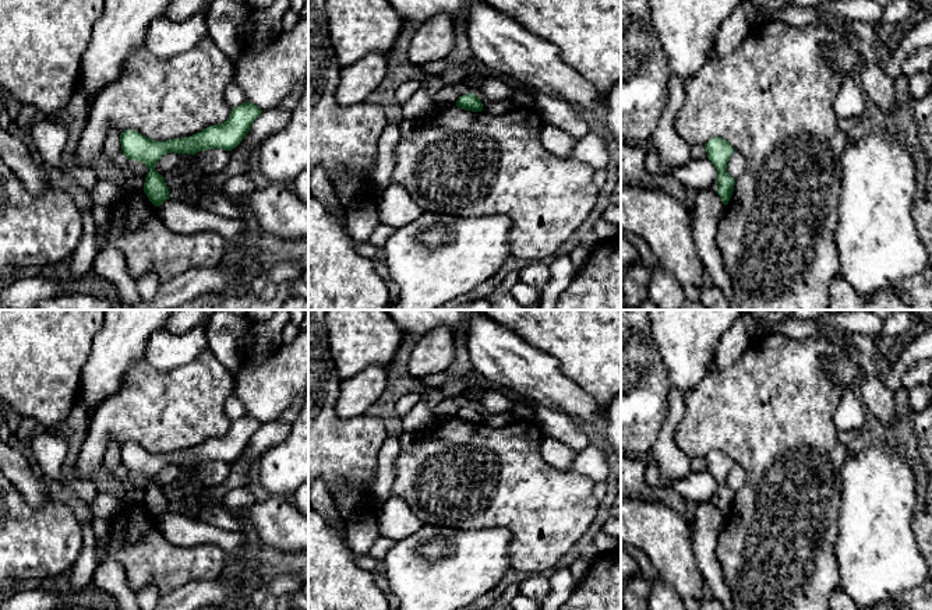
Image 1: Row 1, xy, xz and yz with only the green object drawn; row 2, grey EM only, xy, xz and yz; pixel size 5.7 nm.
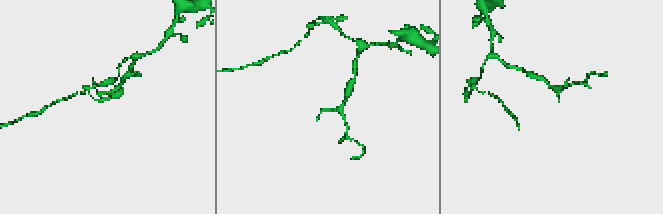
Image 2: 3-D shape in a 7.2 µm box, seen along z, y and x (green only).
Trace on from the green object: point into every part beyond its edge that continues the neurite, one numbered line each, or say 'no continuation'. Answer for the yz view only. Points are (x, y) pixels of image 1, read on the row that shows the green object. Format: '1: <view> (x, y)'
no continuation

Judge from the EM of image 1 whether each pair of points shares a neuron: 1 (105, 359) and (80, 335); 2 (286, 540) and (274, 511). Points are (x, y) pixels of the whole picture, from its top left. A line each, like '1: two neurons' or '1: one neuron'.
1: two neurons
2: one neuron

